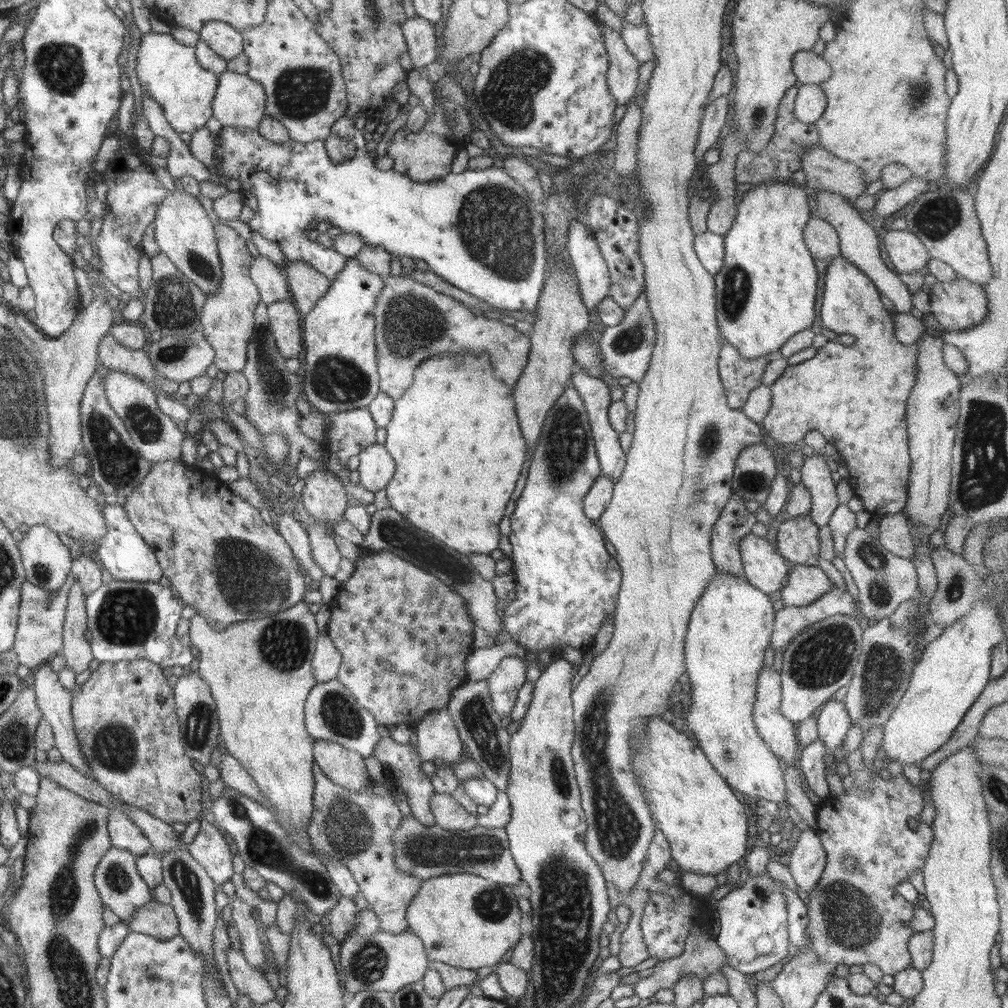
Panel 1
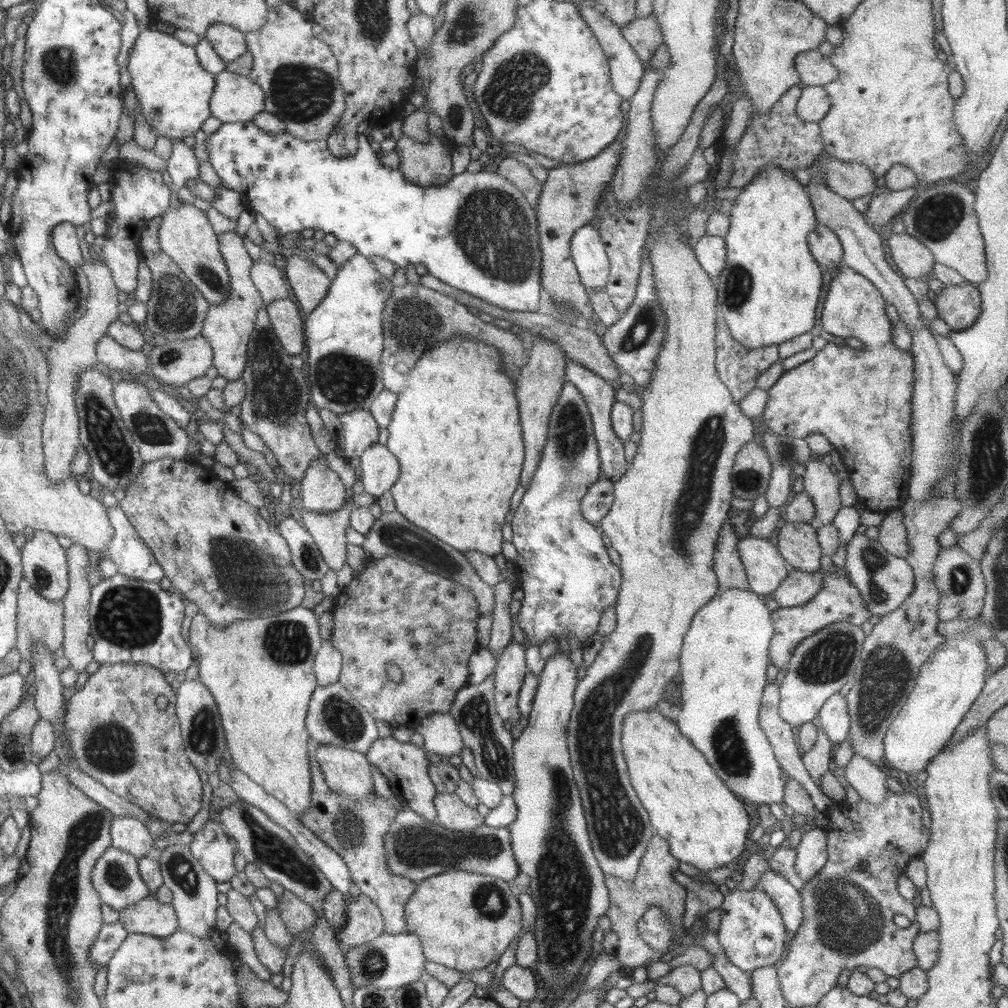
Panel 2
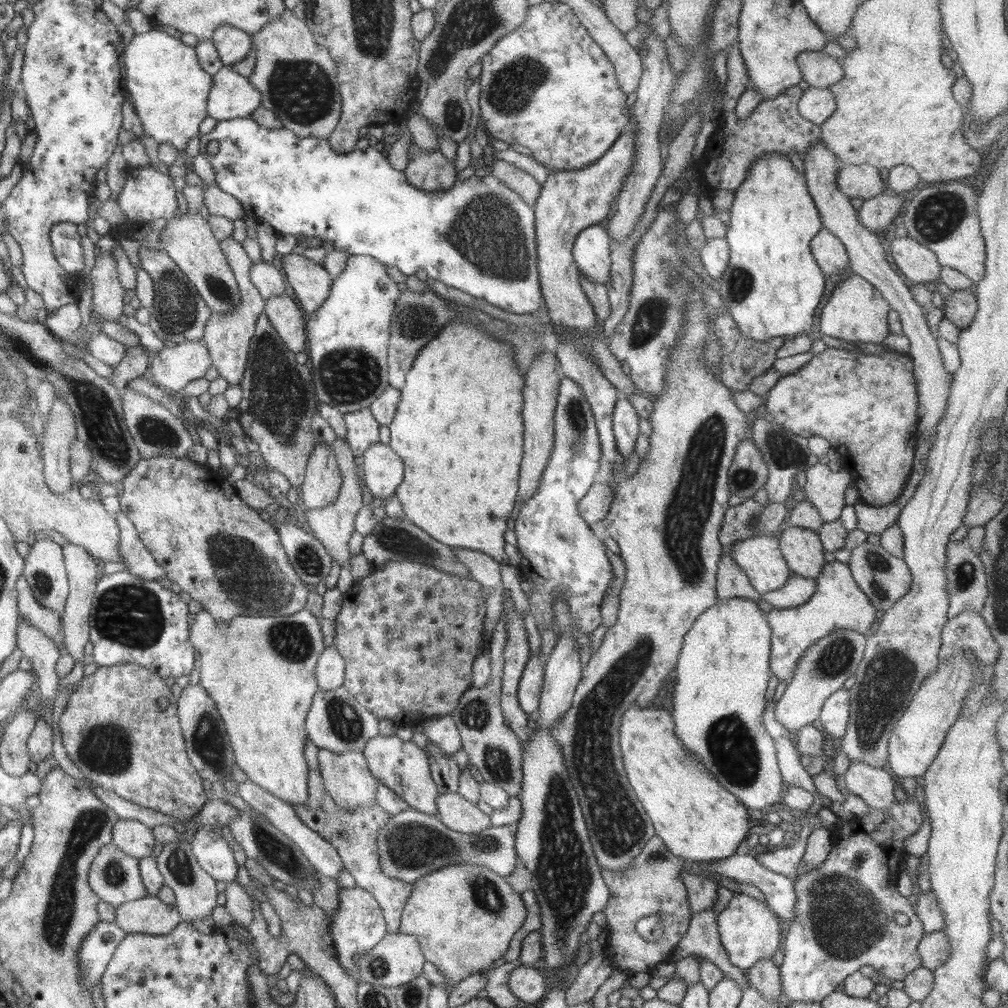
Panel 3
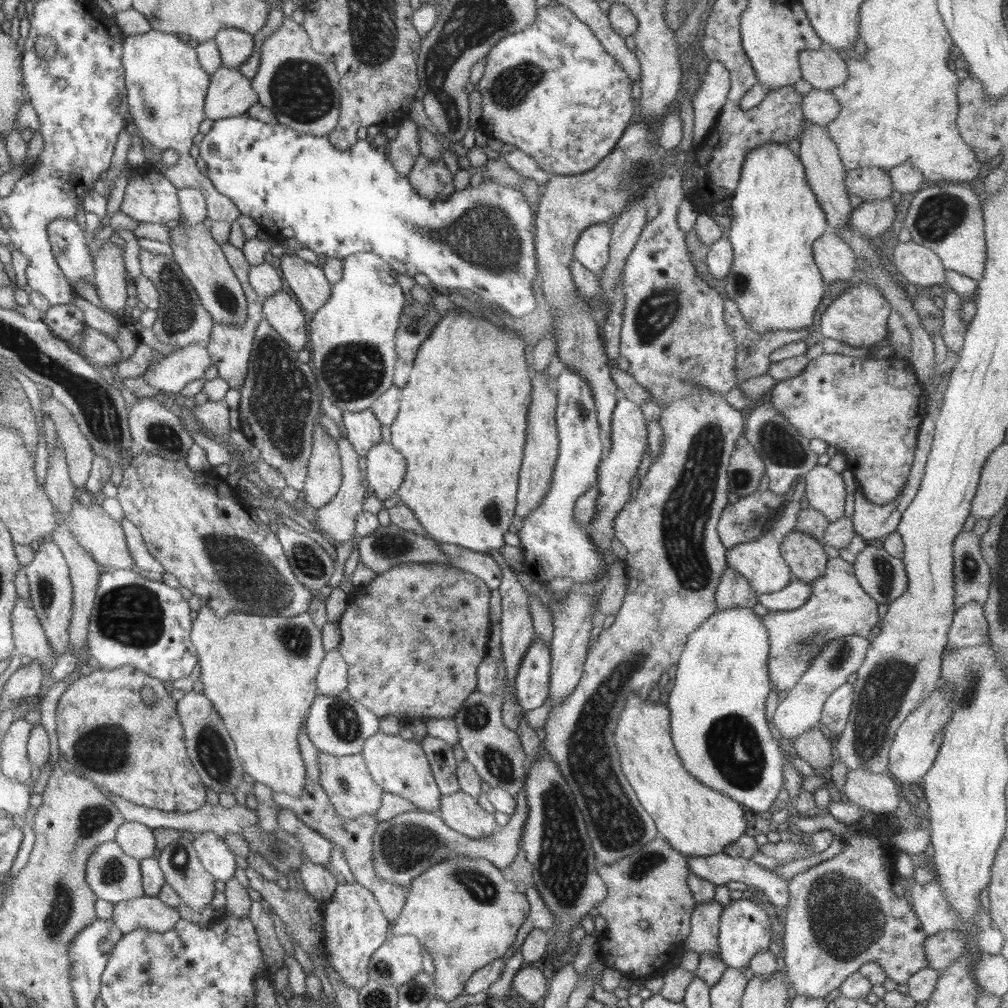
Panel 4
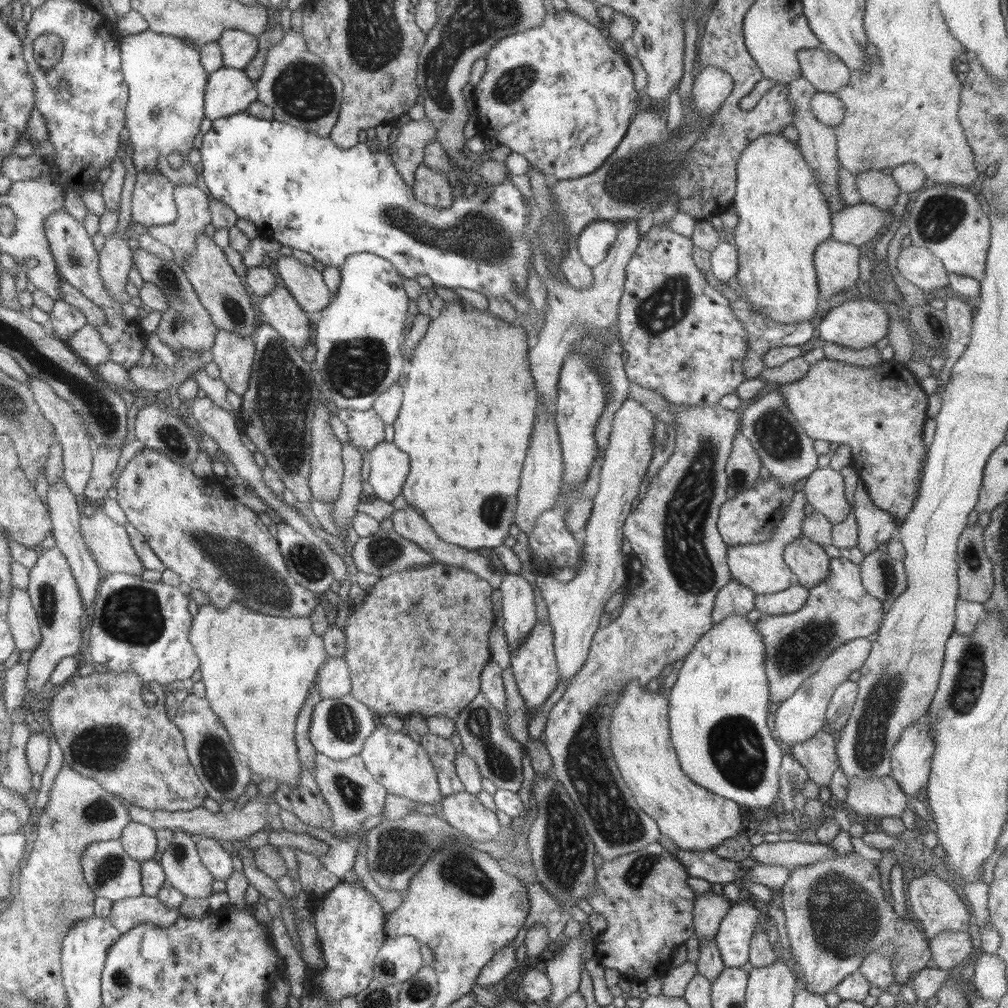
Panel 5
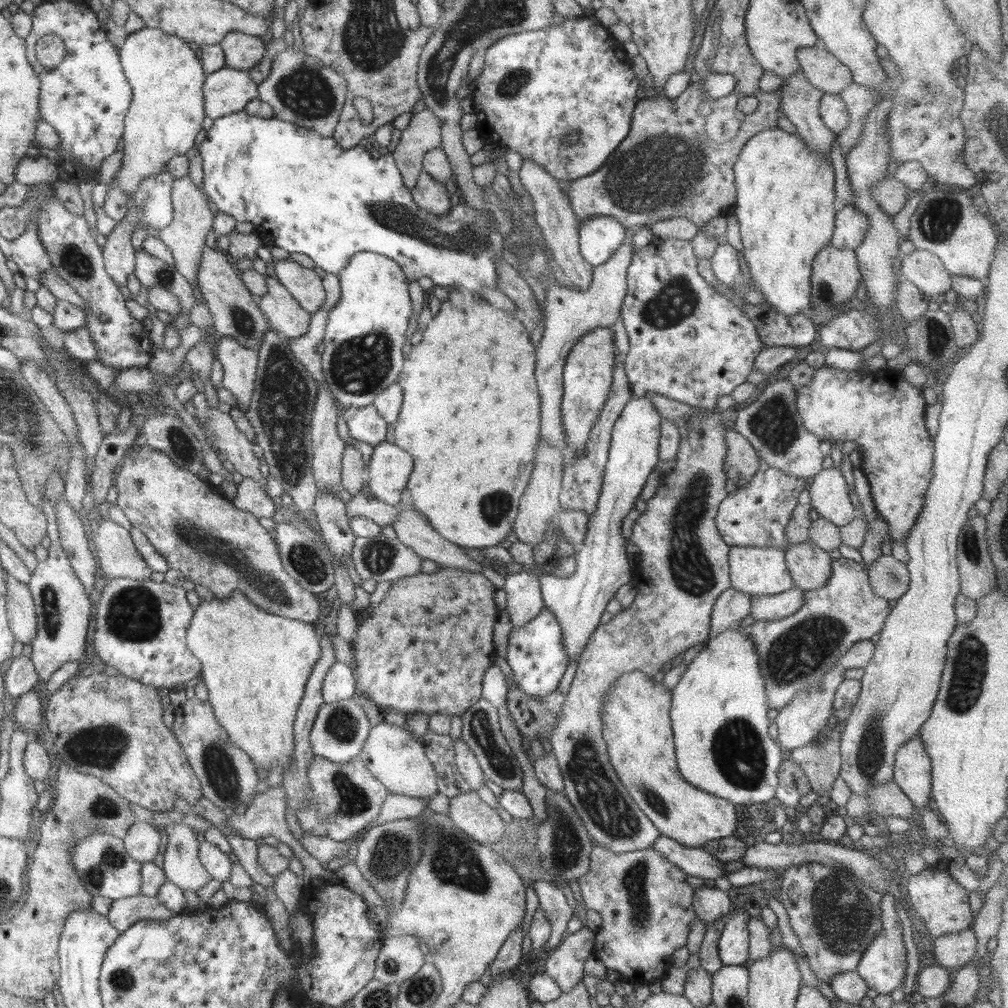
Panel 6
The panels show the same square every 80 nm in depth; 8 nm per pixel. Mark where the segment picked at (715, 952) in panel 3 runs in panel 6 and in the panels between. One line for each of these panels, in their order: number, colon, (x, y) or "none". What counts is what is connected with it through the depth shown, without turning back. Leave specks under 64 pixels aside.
4: (704, 927)
5: (710, 908)
6: (709, 903)

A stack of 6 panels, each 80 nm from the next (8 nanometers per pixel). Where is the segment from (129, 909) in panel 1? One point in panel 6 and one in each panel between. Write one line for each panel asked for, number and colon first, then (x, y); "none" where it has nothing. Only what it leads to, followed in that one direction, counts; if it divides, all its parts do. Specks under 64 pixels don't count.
2: (116, 878)
3: (114, 876)
4: (112, 875)
5: (108, 870)
6: (105, 868)

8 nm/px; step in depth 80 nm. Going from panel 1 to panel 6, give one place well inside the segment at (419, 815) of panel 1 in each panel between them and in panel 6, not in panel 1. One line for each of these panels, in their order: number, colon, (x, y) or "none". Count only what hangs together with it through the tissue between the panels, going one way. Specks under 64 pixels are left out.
2: (406, 767)
3: (402, 766)
4: (399, 766)
5: (397, 760)
6: (393, 755)

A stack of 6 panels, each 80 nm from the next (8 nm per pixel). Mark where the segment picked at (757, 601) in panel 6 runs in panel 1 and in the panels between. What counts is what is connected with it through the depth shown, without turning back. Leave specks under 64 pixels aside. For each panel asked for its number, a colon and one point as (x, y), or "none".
1: (805, 584)
2: (798, 587)
3: (797, 590)
4: (794, 595)
5: (789, 600)

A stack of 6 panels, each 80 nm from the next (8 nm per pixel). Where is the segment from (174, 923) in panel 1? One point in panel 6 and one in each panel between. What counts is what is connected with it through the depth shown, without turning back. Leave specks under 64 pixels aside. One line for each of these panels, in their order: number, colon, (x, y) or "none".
2: (149, 916)
3: (149, 915)
4: (147, 913)
5: (125, 914)
6: (123, 913)

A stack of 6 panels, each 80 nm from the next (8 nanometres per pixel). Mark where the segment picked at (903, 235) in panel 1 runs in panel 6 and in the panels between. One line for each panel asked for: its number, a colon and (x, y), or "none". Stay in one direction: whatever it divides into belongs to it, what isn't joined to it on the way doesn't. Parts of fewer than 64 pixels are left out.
2: (914, 260)
3: (915, 261)
4: (919, 265)
5: (918, 265)
6: (925, 271)

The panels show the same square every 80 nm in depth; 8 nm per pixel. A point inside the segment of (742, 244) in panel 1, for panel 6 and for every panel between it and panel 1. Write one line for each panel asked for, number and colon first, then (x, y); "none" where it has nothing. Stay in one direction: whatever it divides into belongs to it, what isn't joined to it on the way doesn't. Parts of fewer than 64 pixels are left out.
2: (769, 290)
3: (772, 286)
4: (774, 281)
5: (783, 216)
6: (785, 193)

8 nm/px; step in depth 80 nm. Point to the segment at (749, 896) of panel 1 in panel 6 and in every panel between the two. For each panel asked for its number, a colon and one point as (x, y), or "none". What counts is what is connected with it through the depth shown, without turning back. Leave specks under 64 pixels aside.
2: (752, 932)
3: (749, 931)
4: (744, 927)
5: (736, 929)
6: (733, 946)

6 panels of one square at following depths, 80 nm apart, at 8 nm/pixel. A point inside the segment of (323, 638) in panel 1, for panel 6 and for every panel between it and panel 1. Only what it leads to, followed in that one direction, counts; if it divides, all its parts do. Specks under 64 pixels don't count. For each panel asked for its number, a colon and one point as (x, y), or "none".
2: (327, 664)
3: (329, 671)
4: (332, 678)
5: (333, 681)
6: (339, 684)

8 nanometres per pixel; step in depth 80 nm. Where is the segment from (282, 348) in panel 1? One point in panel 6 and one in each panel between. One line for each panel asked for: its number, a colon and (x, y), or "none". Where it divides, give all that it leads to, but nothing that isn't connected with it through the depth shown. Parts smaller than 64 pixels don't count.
2: (285, 318)
3: (281, 311)
4: (284, 315)
5: (280, 310)
6: (280, 308)

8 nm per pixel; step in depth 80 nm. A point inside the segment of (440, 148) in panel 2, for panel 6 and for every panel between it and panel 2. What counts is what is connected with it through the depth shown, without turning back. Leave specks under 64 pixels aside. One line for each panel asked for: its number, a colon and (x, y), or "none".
3: (427, 170)
4: (432, 180)
5: (432, 188)
6: (429, 194)

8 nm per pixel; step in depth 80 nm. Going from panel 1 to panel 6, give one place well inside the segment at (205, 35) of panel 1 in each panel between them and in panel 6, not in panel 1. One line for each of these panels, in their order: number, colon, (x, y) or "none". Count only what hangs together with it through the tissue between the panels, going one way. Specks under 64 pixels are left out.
2: (229, 43)
3: (233, 44)
4: (235, 46)
5: (238, 48)
6: (242, 52)

